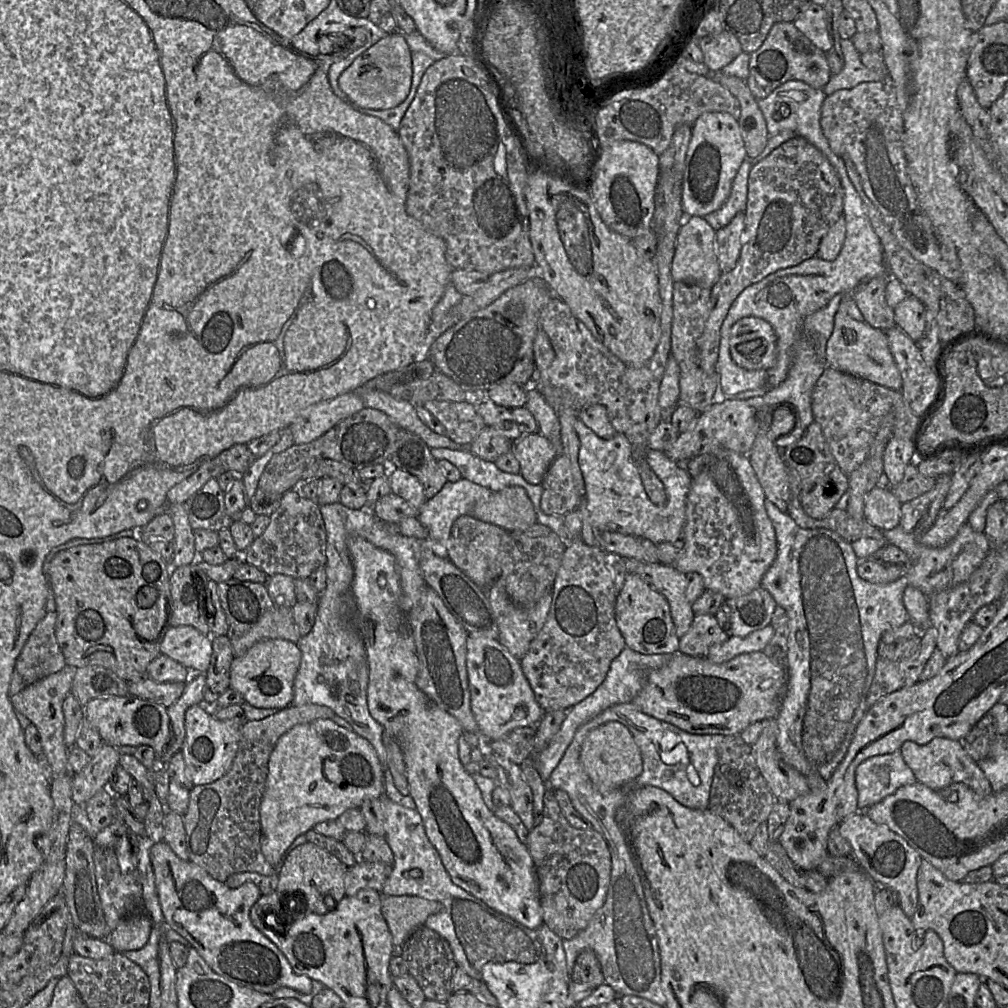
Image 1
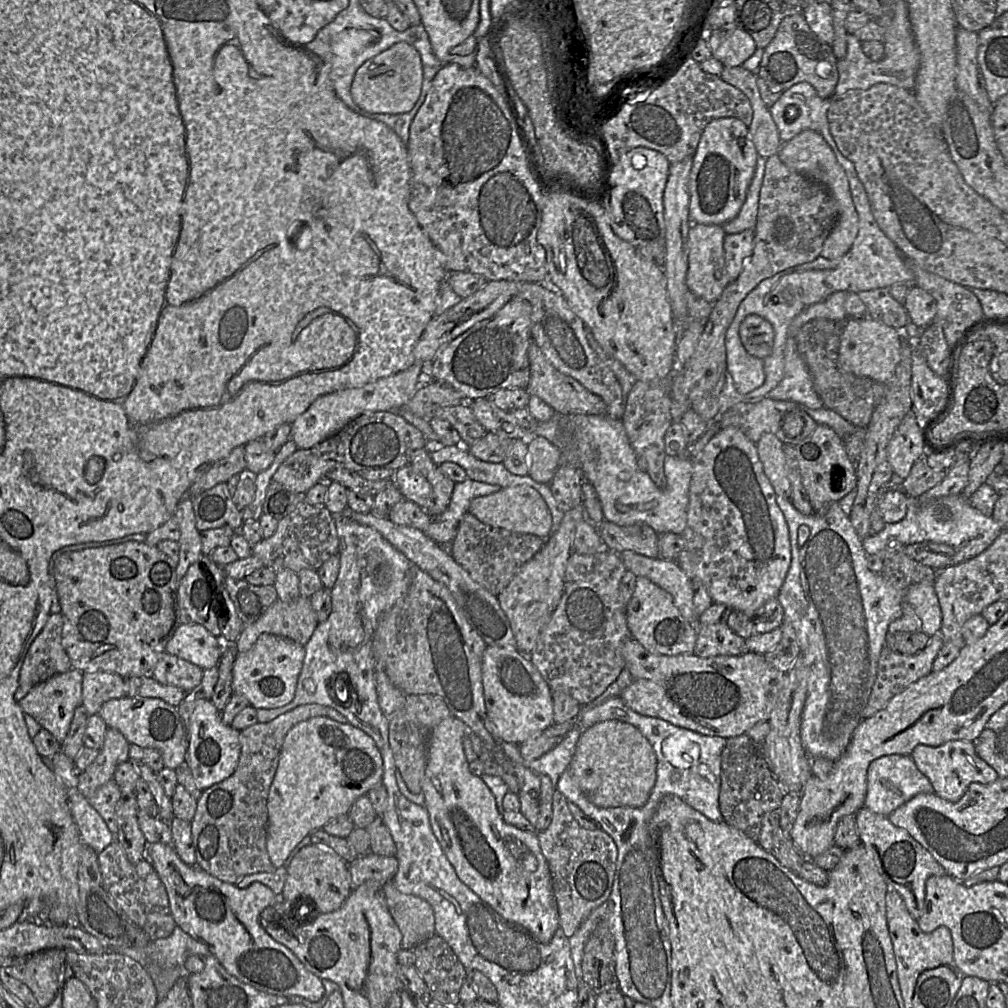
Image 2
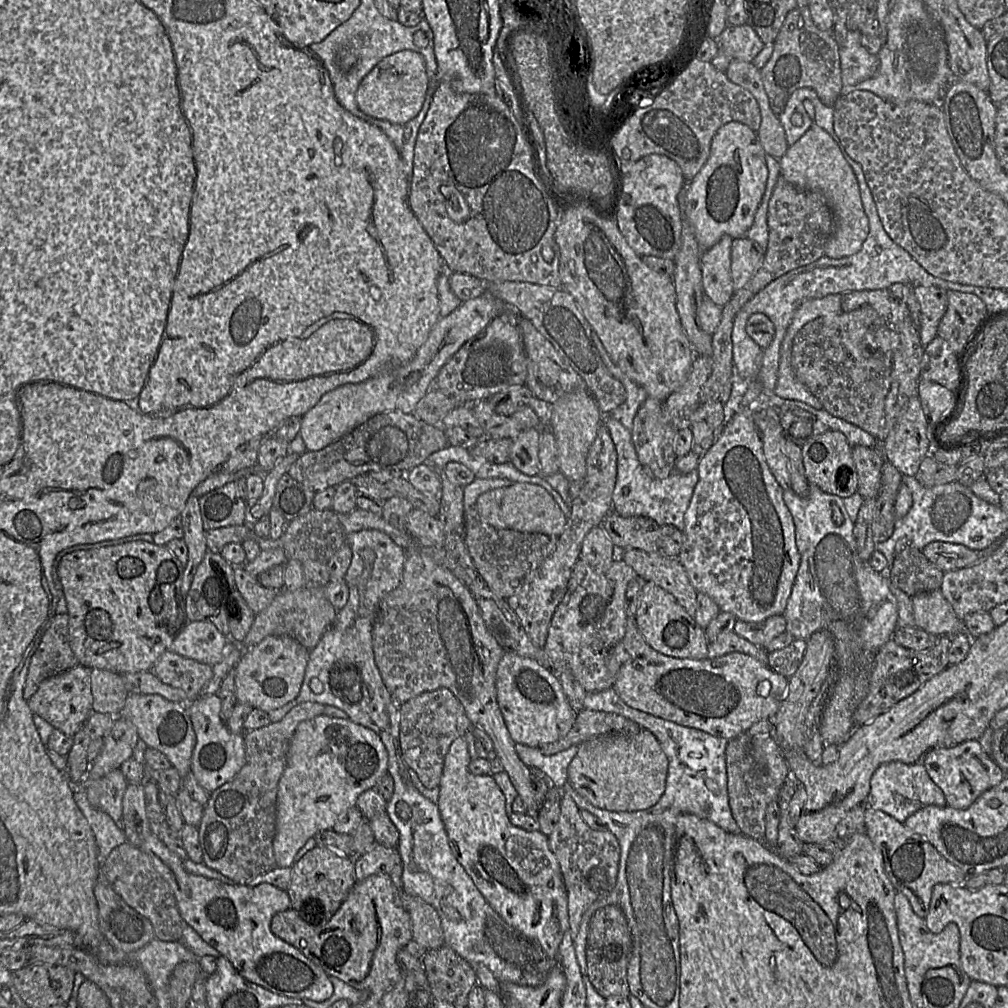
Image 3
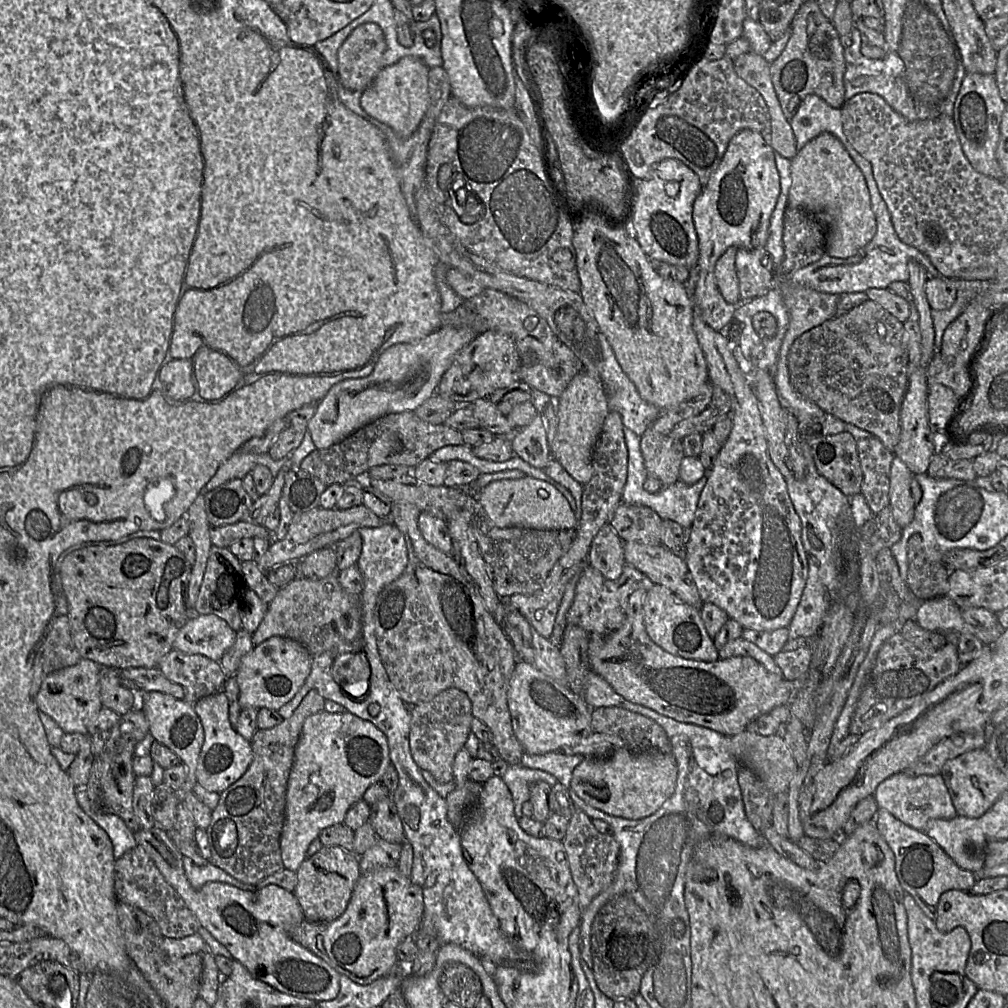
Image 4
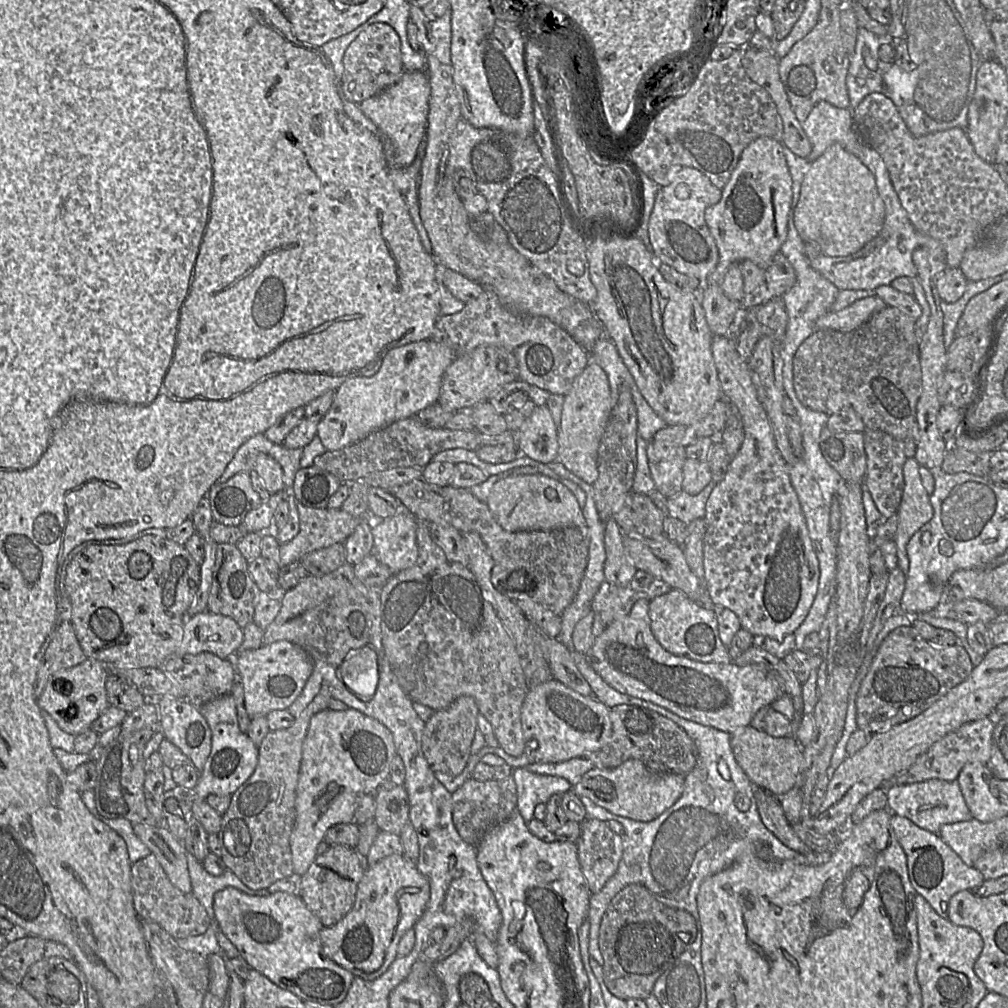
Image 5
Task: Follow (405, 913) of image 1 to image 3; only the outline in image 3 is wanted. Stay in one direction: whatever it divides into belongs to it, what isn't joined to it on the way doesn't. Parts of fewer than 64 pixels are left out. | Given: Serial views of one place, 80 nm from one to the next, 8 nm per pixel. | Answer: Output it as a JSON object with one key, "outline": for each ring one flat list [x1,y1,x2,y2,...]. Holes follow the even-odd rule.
{"outline":[[397,864,389,874,398,888,399,898,403,907,409,913,412,923,413,938,424,949,434,949,445,945,440,918,433,906,417,895,402,889,403,866]]}

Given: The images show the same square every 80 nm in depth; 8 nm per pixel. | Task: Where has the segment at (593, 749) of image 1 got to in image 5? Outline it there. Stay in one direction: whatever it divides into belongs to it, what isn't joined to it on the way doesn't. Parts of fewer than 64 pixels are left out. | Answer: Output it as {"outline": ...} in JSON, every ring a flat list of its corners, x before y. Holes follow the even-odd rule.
{"outline":[[630,759,611,769,594,767,572,787,578,797,589,798,596,805,617,816,635,821,650,822,673,806,684,790,684,777,677,774,656,773,642,762]]}

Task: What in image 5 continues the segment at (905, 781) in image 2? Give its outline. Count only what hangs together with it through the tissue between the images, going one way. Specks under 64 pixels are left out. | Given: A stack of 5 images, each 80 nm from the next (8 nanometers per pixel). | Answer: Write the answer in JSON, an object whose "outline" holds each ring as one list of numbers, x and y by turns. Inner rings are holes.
{"outline":[[930,779,923,782,897,785,886,790,886,794,887,808,893,814,906,817,920,828,936,834,945,824,973,819,956,780]]}

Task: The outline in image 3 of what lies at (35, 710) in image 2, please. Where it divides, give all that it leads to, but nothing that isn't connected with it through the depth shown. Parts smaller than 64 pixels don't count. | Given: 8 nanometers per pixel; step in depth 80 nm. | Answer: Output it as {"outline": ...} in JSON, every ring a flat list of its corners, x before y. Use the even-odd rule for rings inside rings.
{"outline":[[77,664,67,671,42,681,37,691,27,700,33,714,42,717,53,728,68,736,73,736,94,712,92,709,91,671,92,669]]}

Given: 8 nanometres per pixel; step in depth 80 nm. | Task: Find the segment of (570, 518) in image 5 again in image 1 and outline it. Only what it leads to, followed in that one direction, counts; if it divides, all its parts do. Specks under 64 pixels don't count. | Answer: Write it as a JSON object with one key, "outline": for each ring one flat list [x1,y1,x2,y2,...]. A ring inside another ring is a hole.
{"outline":[[506,487,475,504,472,515,506,530,525,530,537,522,537,511,524,488]]}

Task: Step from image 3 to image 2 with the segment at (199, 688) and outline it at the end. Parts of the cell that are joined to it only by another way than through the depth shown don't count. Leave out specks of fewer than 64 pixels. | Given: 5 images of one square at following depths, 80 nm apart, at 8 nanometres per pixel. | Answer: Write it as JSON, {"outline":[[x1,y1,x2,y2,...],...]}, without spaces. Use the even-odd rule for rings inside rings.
{"outline":[[164,653,155,664,151,676,159,683,180,688,185,693,200,684,204,670,182,658]]}

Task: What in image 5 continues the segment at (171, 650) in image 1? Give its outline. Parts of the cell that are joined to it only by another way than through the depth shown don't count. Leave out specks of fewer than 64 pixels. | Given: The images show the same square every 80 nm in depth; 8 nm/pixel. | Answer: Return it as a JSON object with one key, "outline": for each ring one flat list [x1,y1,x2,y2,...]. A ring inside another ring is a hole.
{"outline":[[198,613,186,622,176,655,211,652,222,659,233,659,244,639,243,628,221,614]]}

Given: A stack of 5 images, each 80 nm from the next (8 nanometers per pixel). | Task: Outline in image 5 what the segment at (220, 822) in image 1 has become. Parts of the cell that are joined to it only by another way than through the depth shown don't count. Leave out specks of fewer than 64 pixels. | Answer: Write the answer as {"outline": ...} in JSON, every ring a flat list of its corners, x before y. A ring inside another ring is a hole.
{"outline":[[323,685,319,693,305,707,293,724,287,728,269,731,258,746,258,762,252,775,231,794,230,804,221,815,221,826,216,833,219,857,225,867,235,874,242,883,253,890,270,887,274,882,292,875,294,872,289,838,295,823,295,798,299,770,302,759,302,745,306,737,311,717,328,708,331,695,328,685]]}

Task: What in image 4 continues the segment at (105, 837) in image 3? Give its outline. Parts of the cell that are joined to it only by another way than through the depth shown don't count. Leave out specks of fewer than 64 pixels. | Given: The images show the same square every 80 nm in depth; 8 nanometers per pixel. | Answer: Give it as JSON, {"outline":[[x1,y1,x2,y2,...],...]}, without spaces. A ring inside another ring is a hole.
{"outline":[[86,785,76,786,75,794,82,810,109,836,116,859,138,845,133,832,125,824,123,819,117,815,98,813,91,807,86,792]]}

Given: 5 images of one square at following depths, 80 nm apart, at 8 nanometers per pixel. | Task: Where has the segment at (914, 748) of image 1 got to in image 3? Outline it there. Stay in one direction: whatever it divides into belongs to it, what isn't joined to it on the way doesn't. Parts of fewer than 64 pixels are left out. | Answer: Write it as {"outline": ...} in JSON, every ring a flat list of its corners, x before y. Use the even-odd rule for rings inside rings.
{"outline":[[977,740,931,749,924,754,921,762,930,778,943,791,948,806,960,810,970,807,984,792,1000,784,1006,777,1006,773,986,754]]}

